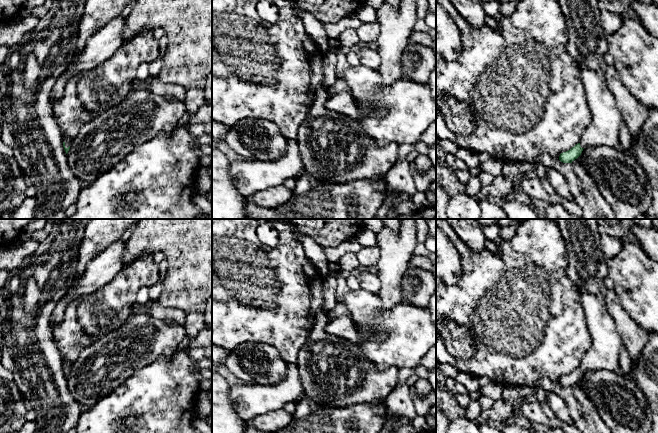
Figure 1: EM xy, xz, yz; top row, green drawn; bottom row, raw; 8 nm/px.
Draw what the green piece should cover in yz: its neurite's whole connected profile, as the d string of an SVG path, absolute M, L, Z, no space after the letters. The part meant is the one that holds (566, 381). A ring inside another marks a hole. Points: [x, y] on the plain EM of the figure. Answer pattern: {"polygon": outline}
{"polygon": "M586 291L580 292L580 303L591 337L591 346L580 366L560 378L559 384L563 387L572 387L588 370L602 369L616 372L620 367L621 338L616 332L605 303L598 298L598 295Z"}

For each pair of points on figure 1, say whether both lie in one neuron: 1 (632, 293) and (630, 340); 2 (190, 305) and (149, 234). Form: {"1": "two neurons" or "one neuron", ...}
{"1": "two neurons", "2": "one neuron"}

